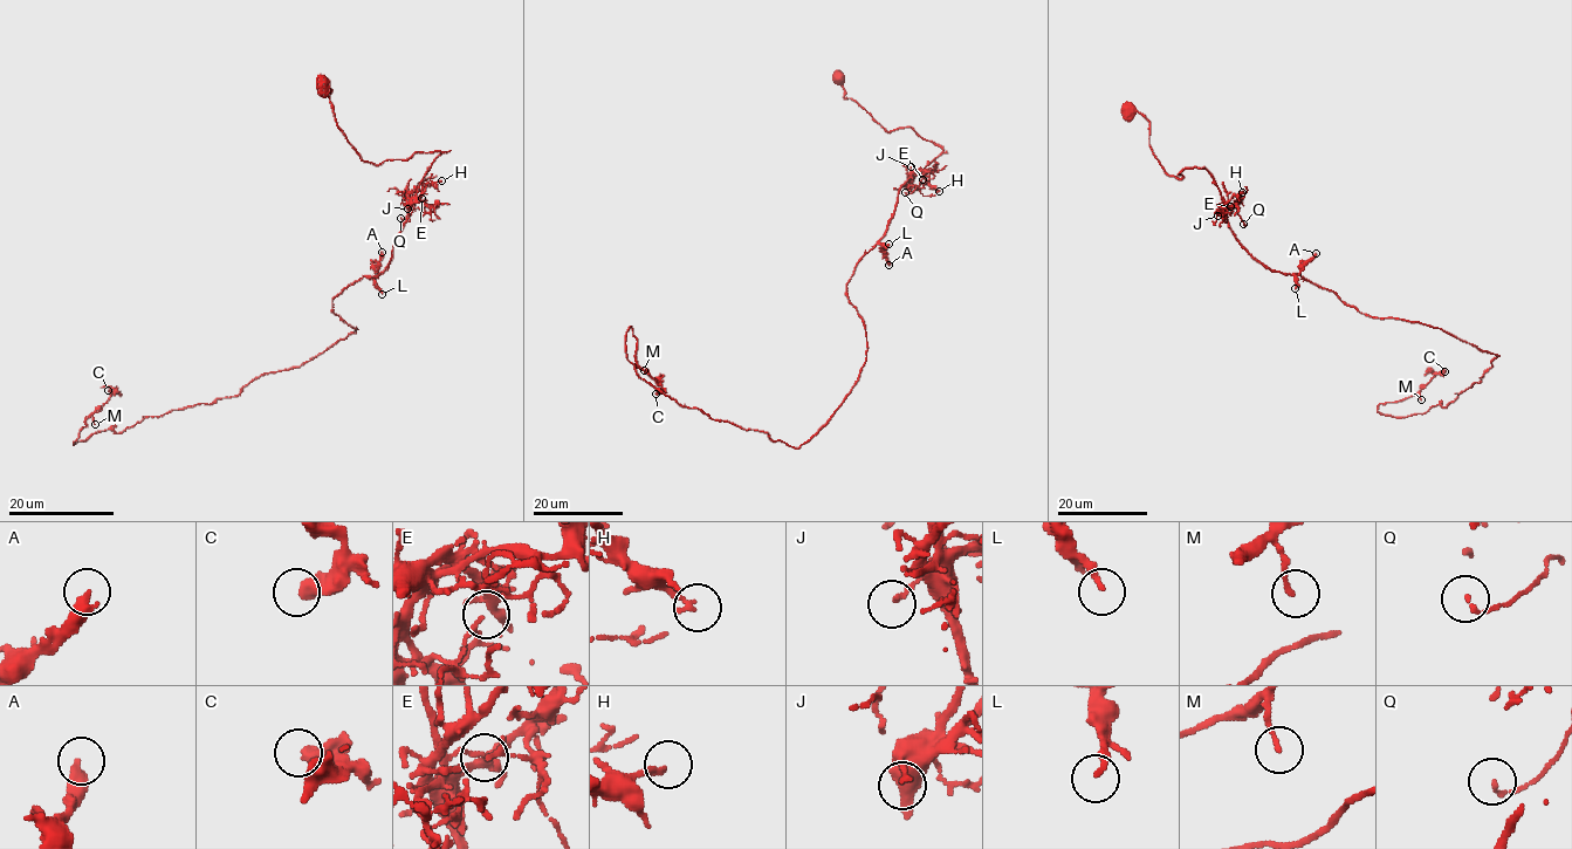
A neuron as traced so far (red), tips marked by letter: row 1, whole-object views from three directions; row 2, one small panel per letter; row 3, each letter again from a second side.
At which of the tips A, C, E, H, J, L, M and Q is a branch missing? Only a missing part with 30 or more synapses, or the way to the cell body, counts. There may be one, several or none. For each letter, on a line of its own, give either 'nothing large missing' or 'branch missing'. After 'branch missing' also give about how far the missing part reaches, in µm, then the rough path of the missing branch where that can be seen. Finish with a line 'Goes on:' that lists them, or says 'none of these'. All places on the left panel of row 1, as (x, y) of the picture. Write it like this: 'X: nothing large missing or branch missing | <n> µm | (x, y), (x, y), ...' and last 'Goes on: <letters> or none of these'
A: nothing large missing
C: nothing large missing
E: nothing large missing
H: nothing large missing
J: nothing large missing
L: nothing large missing
M: nothing large missing
Q: nothing large missing
Goes on: none of these

